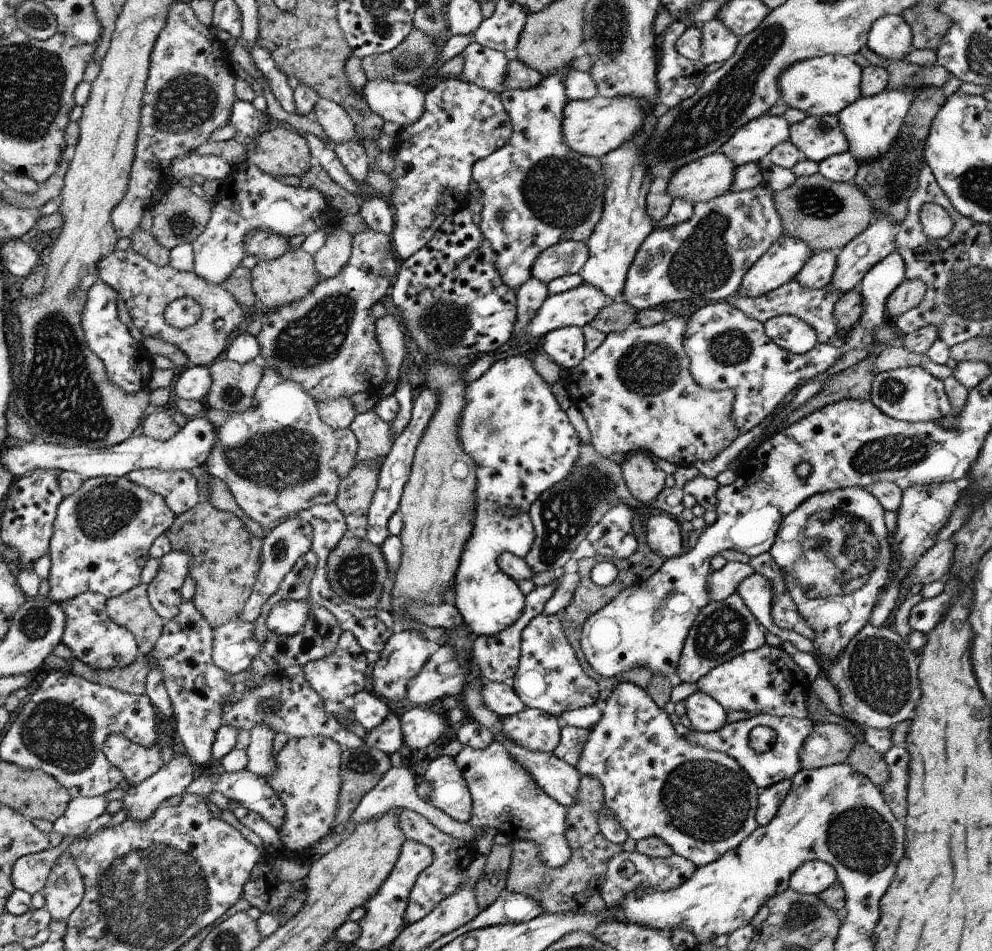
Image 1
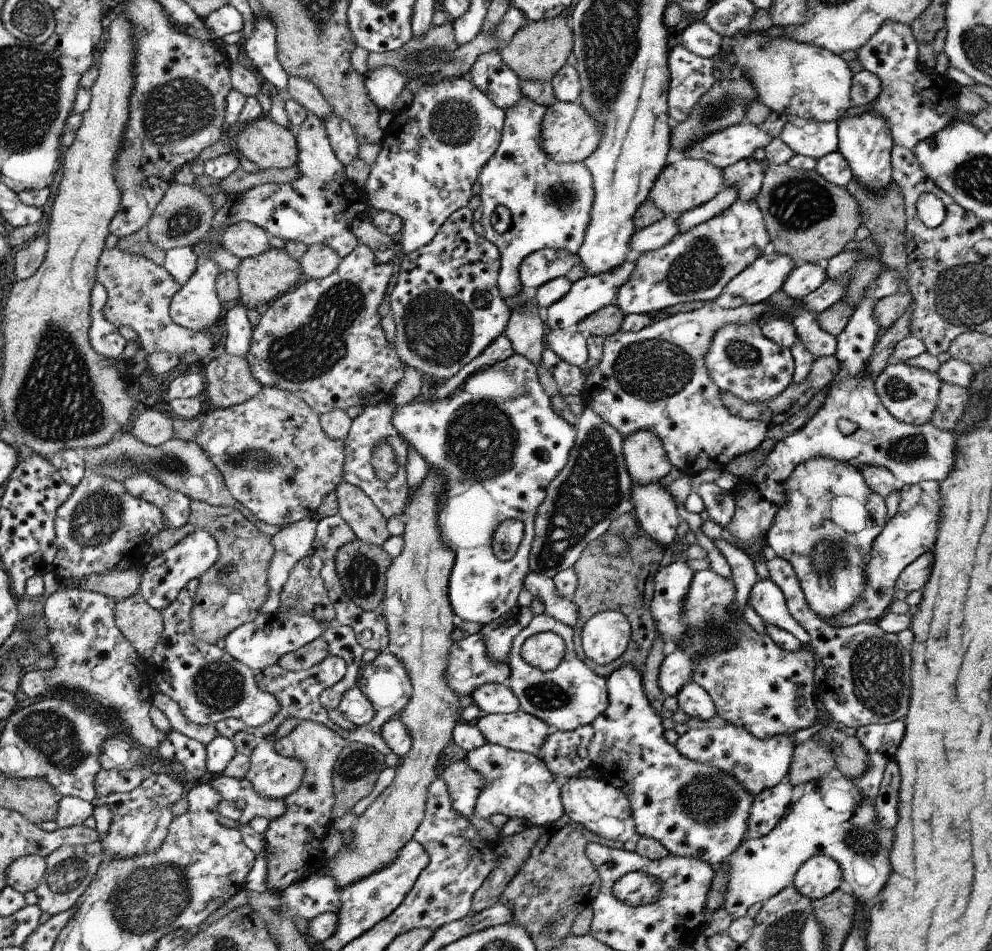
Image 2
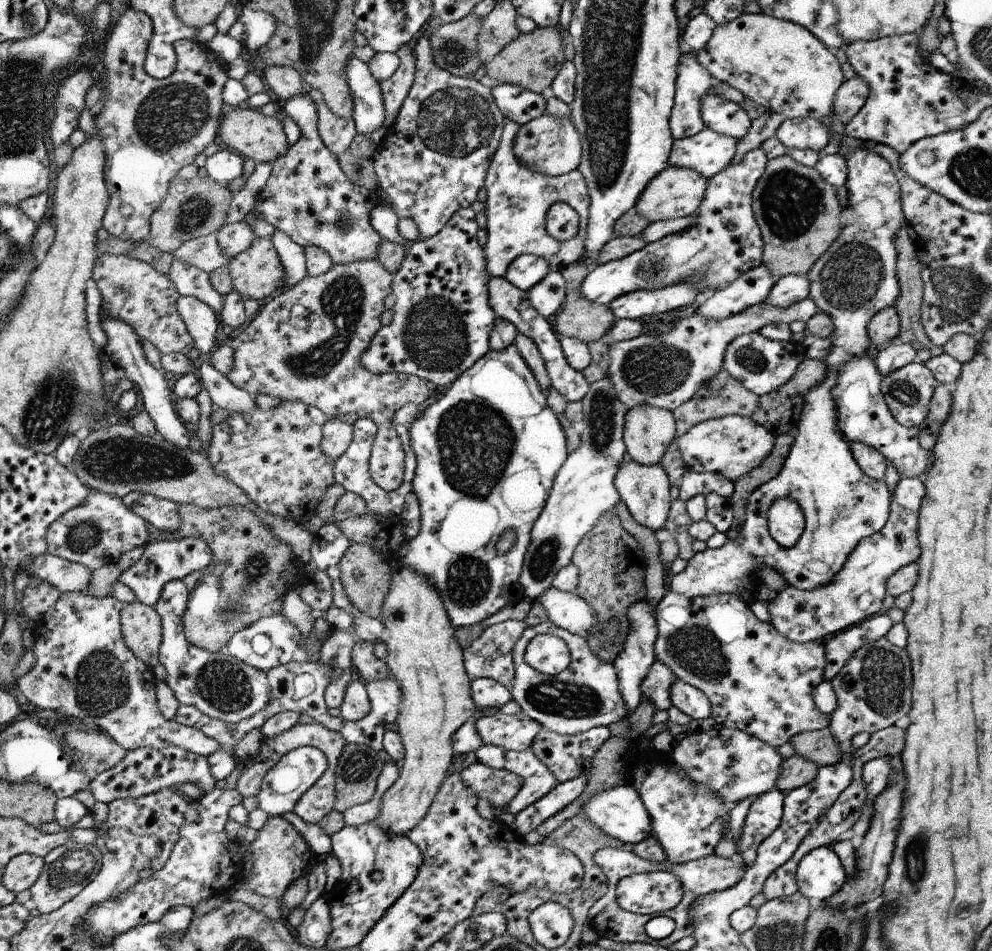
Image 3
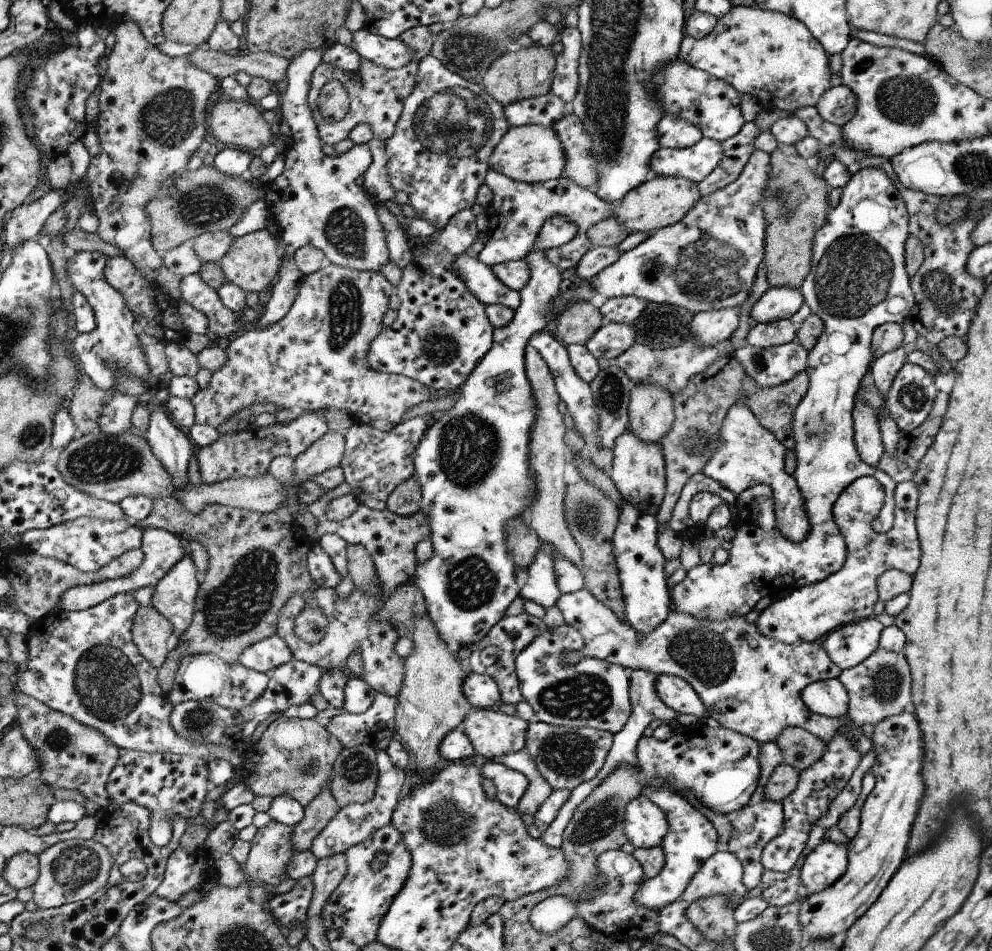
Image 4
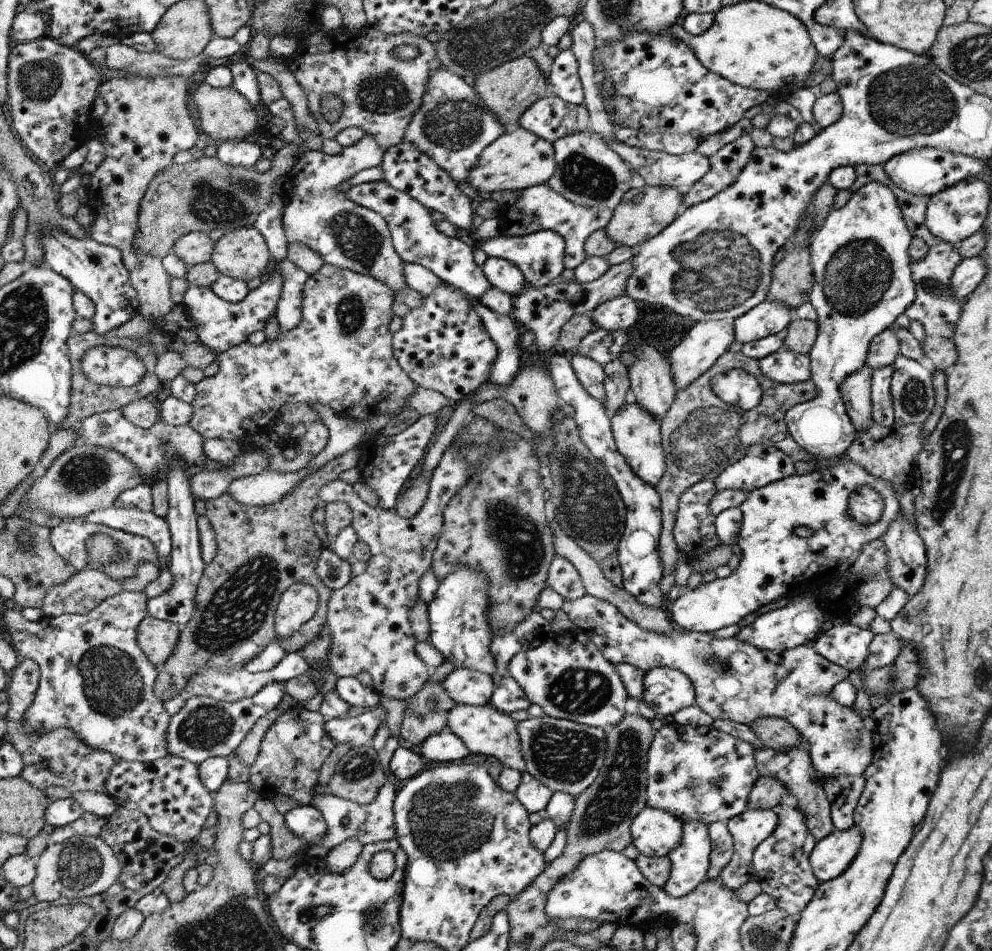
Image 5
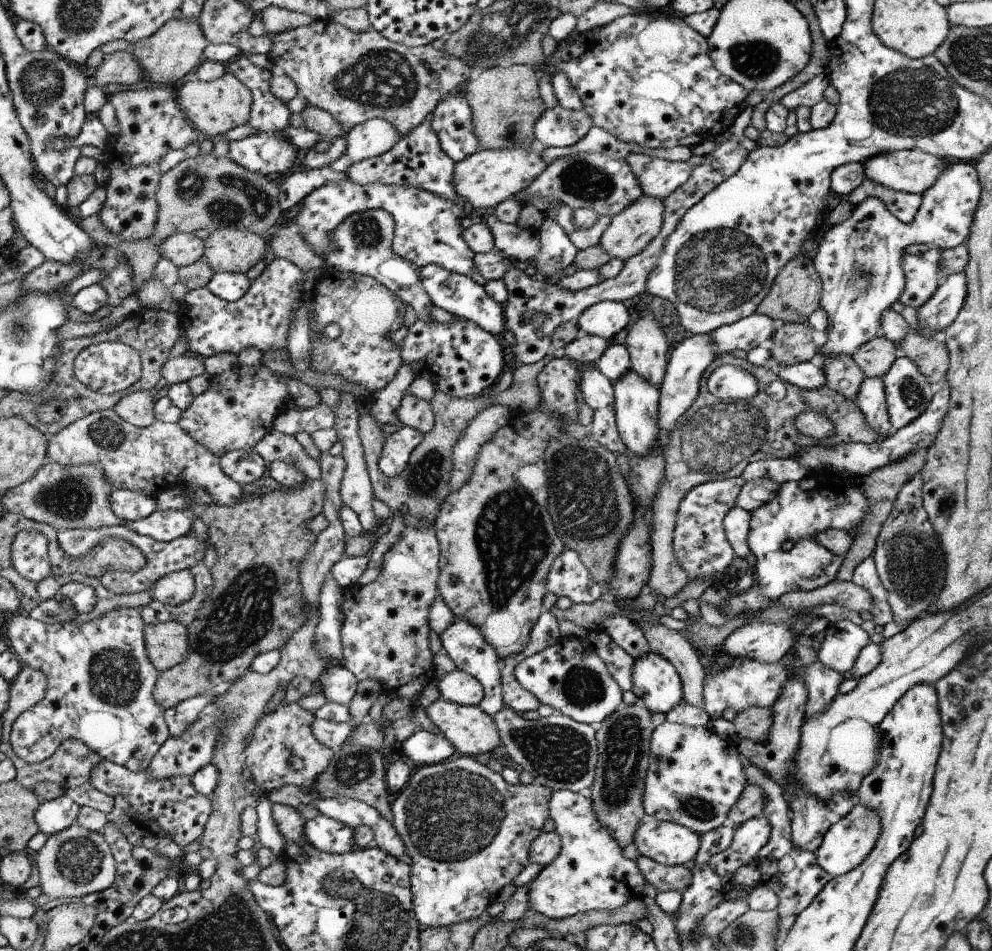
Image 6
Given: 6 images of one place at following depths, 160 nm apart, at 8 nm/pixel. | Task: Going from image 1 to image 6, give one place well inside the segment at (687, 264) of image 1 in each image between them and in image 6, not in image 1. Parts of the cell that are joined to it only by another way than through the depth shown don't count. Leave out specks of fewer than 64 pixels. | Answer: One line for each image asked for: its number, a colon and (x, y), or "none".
2: (696, 265)
3: (634, 305)
4: (624, 309)
5: (618, 314)
6: (605, 319)

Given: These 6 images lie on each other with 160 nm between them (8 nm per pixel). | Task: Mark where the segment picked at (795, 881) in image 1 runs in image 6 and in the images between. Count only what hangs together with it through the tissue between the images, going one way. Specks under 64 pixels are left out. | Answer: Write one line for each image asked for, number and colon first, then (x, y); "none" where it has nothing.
2: (820, 875)
3: (820, 873)
4: (828, 861)
5: (831, 856)
6: (848, 842)

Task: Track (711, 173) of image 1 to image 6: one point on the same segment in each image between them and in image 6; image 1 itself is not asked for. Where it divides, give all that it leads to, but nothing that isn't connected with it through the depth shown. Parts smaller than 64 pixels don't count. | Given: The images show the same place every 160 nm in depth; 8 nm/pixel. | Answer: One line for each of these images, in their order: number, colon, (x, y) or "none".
2: (684, 185)
3: (676, 192)
4: (663, 201)
5: (642, 213)
6: (629, 232)

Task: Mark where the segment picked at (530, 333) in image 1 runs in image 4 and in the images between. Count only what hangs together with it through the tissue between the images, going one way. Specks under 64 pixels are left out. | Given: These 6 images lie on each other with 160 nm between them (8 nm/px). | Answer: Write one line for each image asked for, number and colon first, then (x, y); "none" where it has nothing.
2: (591, 293)
3: (724, 241)
4: (708, 261)

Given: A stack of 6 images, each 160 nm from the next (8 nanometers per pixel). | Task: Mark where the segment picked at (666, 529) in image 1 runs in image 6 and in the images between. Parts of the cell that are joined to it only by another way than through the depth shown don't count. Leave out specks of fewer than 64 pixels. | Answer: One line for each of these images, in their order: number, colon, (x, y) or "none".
2: (657, 515)
3: (645, 489)
4: (638, 470)
5: (637, 434)
6: (636, 401)

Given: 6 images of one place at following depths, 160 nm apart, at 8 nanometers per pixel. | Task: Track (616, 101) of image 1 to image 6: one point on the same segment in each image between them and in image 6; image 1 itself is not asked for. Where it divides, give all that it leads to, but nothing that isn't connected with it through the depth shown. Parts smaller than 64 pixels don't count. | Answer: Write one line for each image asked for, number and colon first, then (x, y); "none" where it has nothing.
2: (569, 134)
3: (549, 145)
4: (531, 154)
5: (518, 159)
6: (483, 180)

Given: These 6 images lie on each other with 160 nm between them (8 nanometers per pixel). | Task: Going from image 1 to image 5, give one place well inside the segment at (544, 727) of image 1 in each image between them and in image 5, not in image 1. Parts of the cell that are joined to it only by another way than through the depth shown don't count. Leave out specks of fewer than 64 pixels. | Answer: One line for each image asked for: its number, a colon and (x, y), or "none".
2: (520, 731)
3: (513, 732)
4: (493, 734)
5: (483, 729)

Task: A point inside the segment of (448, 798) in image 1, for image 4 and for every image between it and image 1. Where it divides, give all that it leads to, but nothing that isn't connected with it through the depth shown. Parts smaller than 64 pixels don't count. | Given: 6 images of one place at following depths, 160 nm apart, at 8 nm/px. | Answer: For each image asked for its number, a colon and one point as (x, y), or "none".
2: (465, 783)
3: (499, 787)
4: (511, 784)

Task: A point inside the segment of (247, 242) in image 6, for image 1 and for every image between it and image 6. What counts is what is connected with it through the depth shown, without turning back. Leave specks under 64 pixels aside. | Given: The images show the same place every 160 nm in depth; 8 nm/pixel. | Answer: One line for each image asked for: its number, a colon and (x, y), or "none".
1: (279, 282)
2: (263, 278)
3: (255, 273)
4: (252, 262)
5: (242, 253)

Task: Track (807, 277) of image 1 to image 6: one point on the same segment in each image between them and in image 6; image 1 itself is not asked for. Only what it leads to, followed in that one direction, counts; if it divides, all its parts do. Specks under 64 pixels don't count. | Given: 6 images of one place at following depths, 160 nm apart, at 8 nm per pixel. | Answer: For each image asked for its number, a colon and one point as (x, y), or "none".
2: (806, 278)
3: (790, 289)
4: (779, 303)
5: (768, 318)
6: (747, 333)

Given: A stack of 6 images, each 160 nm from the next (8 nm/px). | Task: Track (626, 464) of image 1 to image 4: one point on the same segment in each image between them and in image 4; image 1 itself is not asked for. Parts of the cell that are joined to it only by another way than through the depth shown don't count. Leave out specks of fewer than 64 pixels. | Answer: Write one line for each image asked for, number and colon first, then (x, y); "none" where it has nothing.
2: (646, 460)
3: (648, 430)
4: (651, 413)

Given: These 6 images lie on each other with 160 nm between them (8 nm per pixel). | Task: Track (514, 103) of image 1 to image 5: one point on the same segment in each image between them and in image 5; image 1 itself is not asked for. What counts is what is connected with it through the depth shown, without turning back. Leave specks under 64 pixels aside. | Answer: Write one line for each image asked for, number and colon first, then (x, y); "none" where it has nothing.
2: (550, 203)
3: (518, 200)
4: (518, 210)
5: (539, 207)

